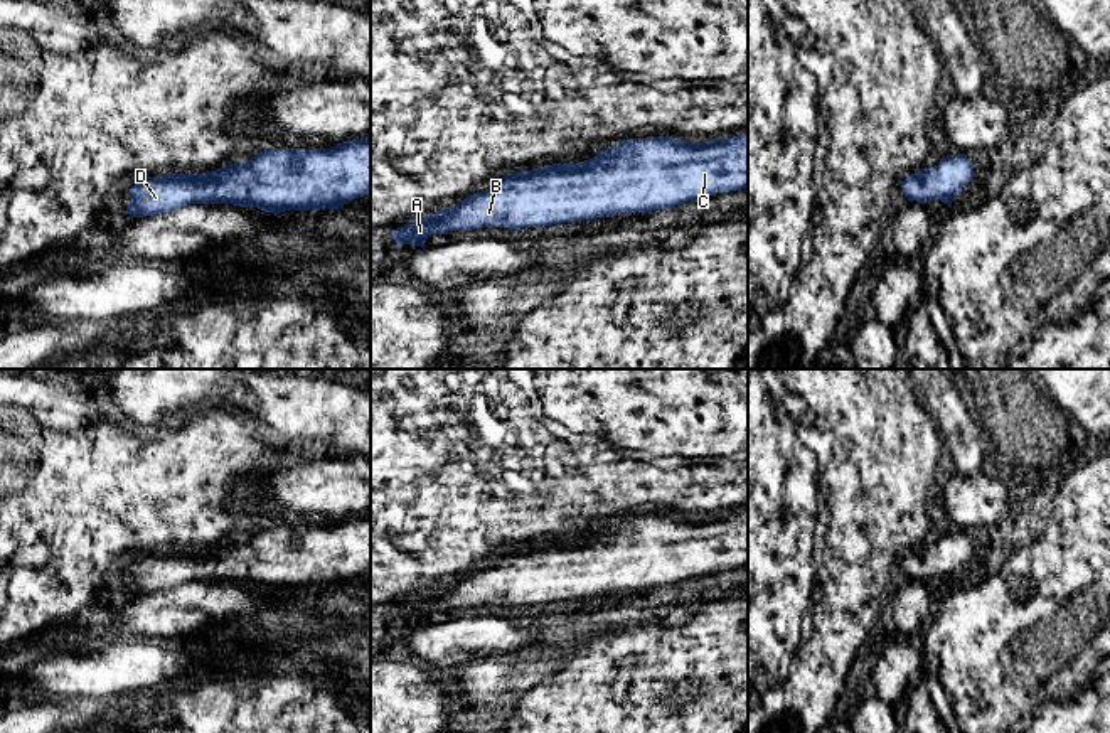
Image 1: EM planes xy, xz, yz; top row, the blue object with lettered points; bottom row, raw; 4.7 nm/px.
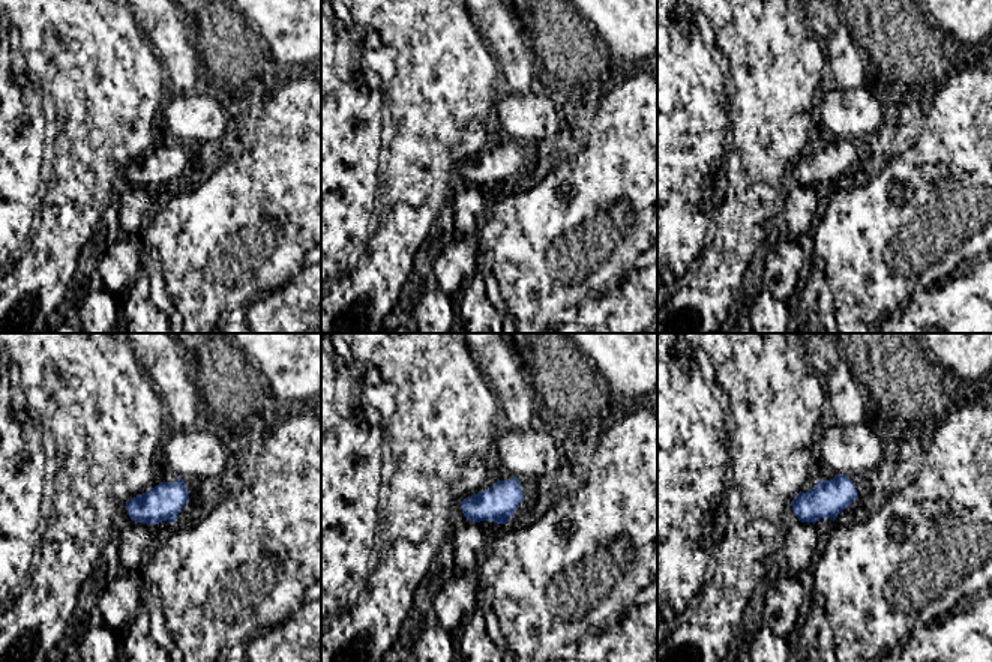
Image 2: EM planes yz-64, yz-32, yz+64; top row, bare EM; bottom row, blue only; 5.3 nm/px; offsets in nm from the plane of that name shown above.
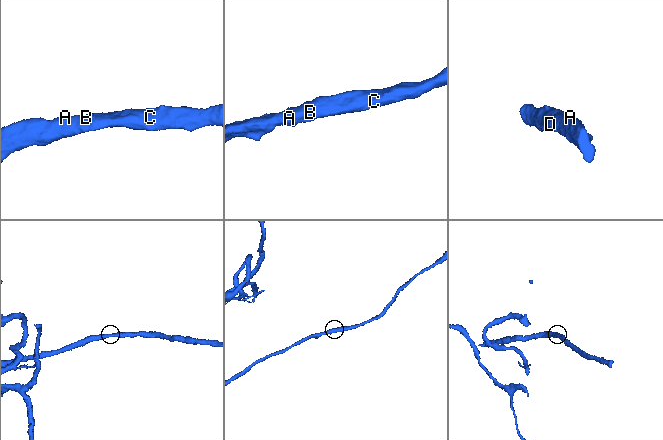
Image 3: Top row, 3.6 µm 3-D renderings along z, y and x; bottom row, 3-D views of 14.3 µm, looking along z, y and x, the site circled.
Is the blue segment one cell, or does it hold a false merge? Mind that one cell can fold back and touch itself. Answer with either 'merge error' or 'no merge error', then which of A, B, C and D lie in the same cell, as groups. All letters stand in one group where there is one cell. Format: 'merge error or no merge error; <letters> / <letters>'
no merge error; A B C D

